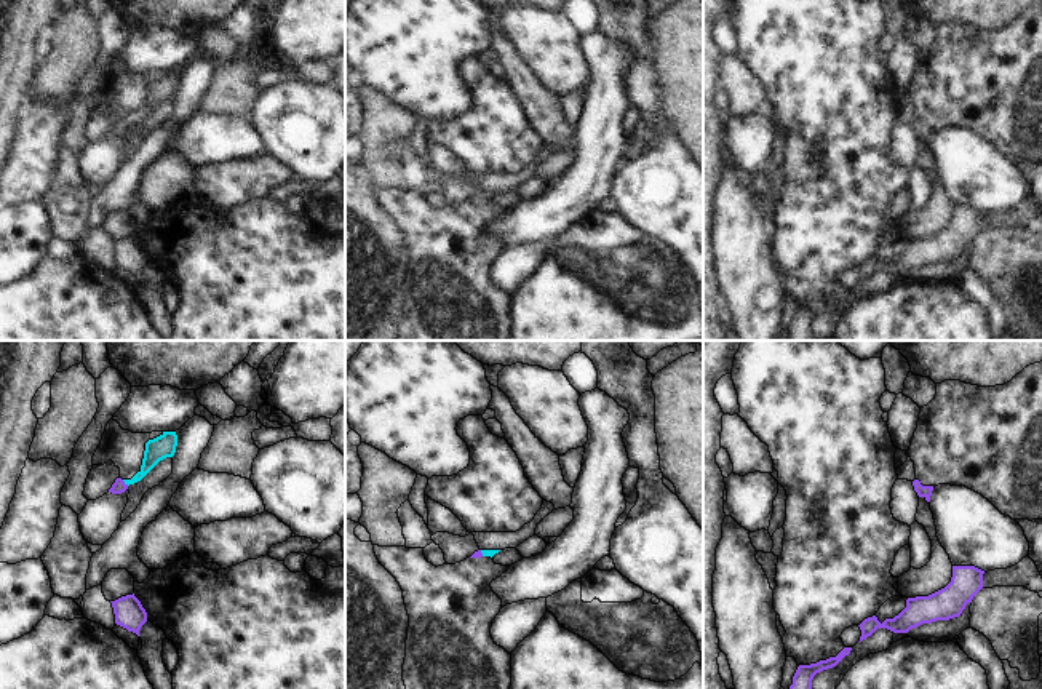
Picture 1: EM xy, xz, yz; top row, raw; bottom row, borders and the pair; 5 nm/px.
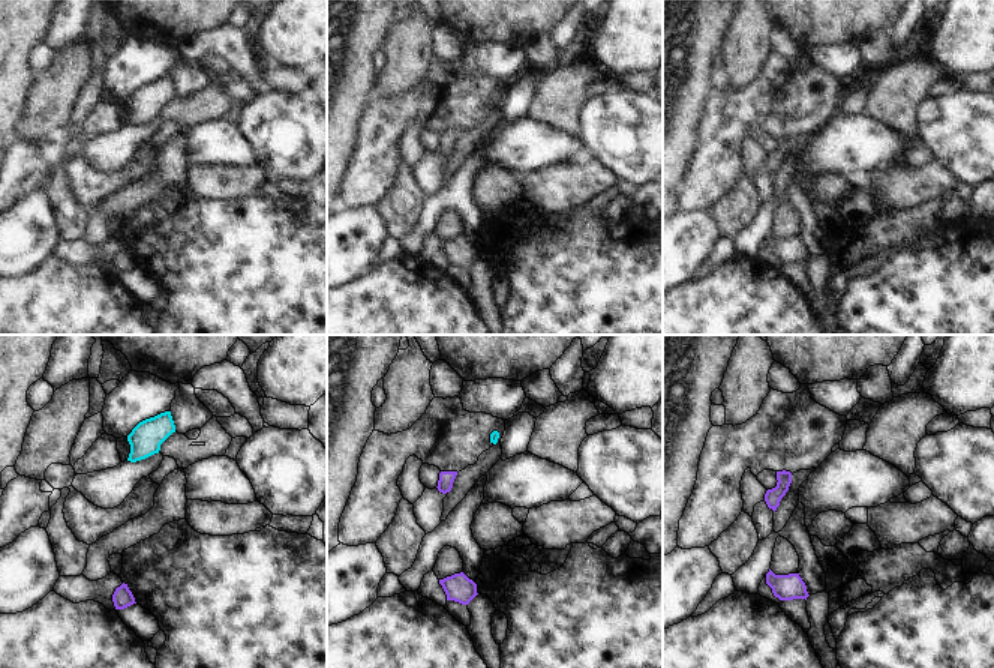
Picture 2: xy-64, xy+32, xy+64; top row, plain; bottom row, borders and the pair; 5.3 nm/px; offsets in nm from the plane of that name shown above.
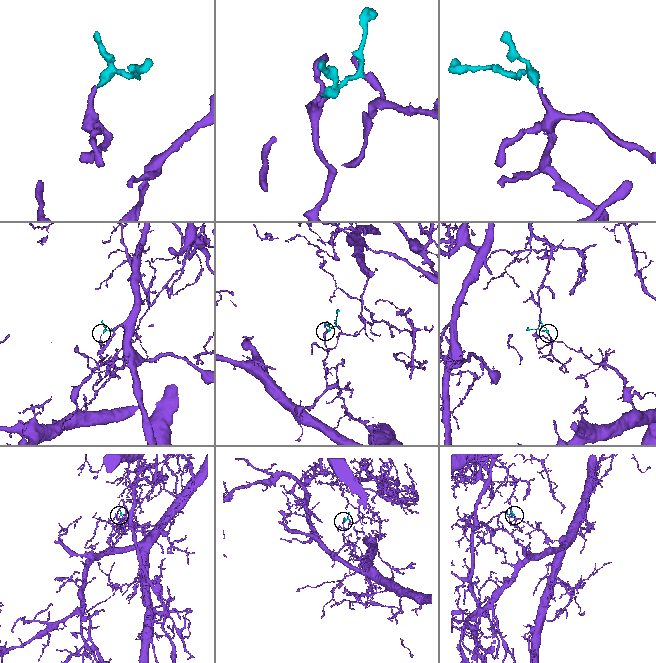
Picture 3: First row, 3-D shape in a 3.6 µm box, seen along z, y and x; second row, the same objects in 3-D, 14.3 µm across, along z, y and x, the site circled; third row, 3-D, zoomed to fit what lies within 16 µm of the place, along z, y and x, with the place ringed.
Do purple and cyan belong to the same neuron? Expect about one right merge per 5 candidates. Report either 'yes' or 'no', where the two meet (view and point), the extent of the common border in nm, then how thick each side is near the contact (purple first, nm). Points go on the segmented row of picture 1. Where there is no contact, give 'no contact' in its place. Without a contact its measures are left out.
yes | xy (123, 481) | 50 nm | 70/120 nm

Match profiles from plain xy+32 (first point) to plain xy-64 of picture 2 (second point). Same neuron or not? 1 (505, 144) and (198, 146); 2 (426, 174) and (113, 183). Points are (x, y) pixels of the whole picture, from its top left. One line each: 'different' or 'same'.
1: same
2: different

